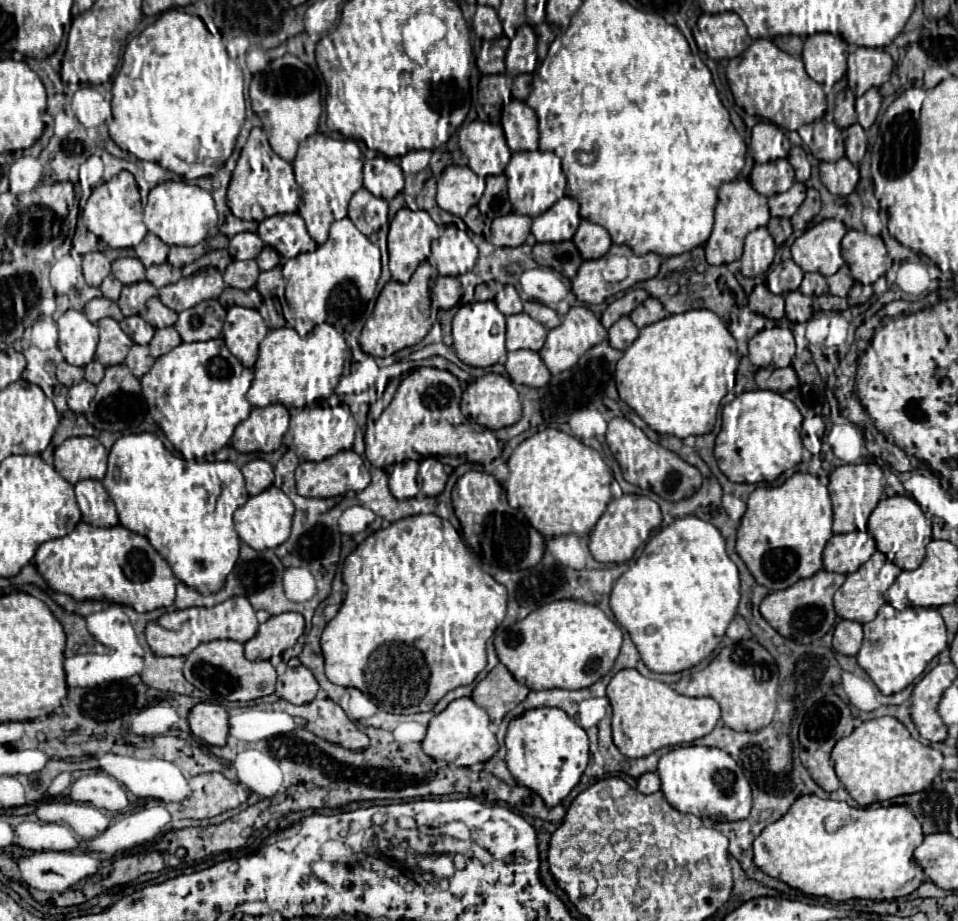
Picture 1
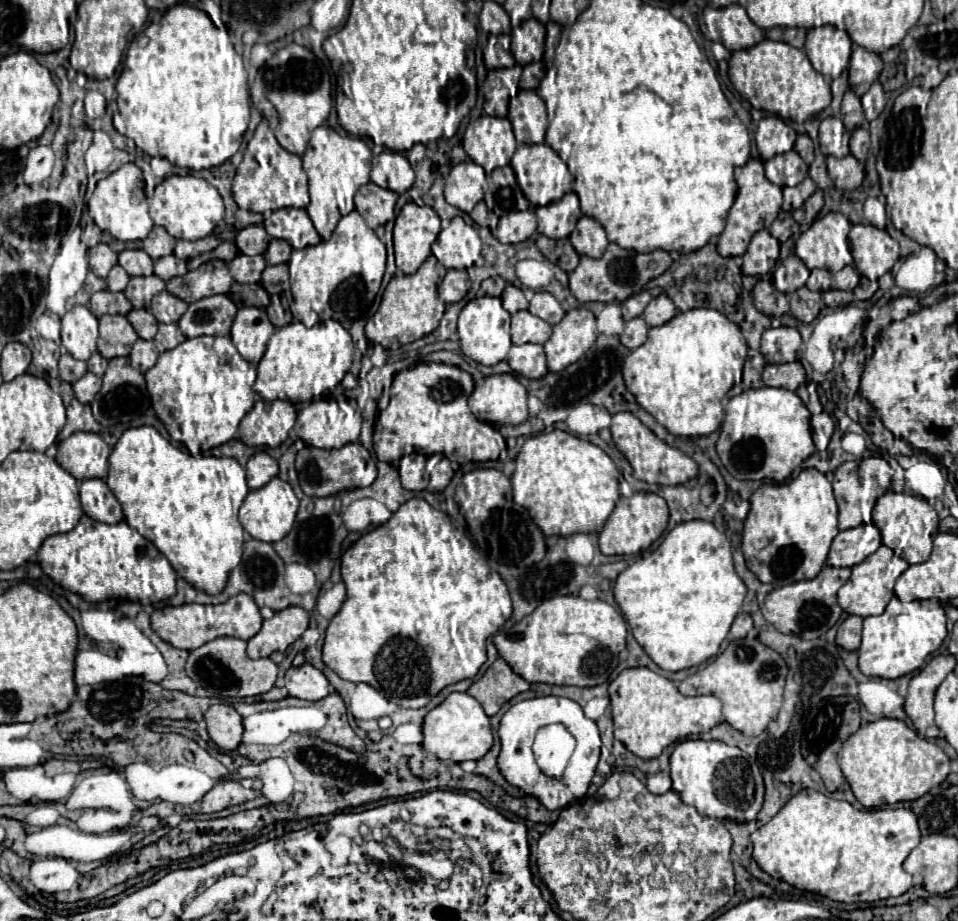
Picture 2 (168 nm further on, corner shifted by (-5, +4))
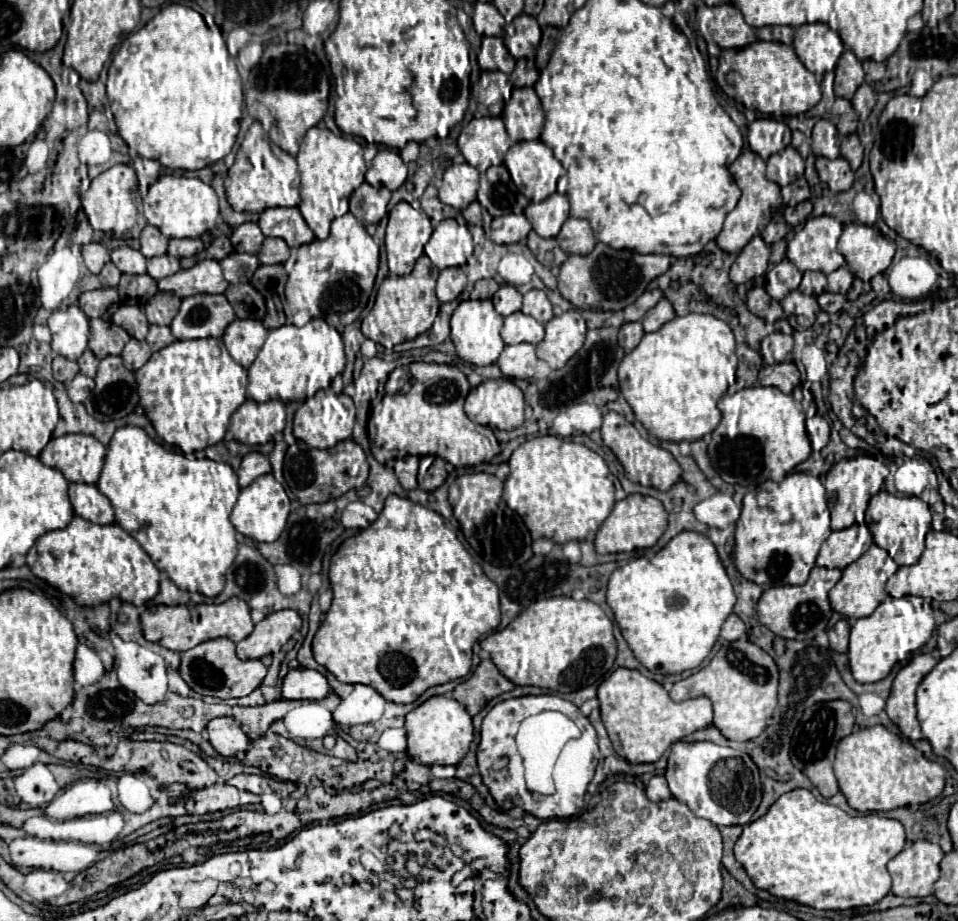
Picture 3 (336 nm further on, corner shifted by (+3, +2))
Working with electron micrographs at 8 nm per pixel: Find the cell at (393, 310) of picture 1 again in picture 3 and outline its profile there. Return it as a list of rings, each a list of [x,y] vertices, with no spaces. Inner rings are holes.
[[[426,254],[418,258],[414,270],[408,276],[390,274],[378,288],[372,312],[362,320],[362,334],[366,338],[372,338],[376,344],[382,344],[386,350],[392,350],[392,346],[414,340],[422,332],[430,330],[442,304],[434,292],[438,274],[440,270],[430,262]]]

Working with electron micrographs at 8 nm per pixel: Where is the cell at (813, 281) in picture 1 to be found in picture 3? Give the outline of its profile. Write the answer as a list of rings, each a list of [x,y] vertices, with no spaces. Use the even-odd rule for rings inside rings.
[[[806,271],[804,278],[800,283],[800,292],[810,294],[810,296],[818,296],[822,294],[827,287],[827,276],[822,272]]]

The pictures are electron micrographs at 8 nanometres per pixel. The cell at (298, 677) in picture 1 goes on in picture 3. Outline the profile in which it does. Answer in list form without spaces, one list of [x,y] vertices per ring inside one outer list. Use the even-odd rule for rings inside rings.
[[[290,670],[282,684],[282,698],[288,700],[322,700],[330,692],[328,680],[318,670]]]

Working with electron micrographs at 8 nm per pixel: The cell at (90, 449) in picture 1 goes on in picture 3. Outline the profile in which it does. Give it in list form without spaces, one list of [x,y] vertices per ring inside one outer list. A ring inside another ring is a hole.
[[[88,434],[52,438],[40,454],[42,464],[56,468],[68,482],[96,484],[104,466],[106,446]]]

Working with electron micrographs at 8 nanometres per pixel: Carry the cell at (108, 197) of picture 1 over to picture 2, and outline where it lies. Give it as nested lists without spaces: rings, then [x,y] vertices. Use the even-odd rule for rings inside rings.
[[[124,164],[122,168],[100,180],[92,198],[88,200],[88,214],[98,228],[110,232],[116,240],[144,240],[152,230],[152,220],[148,216],[142,170],[136,164]]]

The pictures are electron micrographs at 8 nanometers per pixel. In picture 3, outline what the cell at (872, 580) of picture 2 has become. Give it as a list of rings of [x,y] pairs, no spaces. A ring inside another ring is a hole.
[[[872,544],[856,562],[852,562],[852,566],[846,566],[844,572],[842,572],[842,578],[840,582],[830,590],[830,604],[836,612],[844,614],[846,618],[864,618],[864,616],[870,616],[876,606],[886,598],[886,580],[892,576],[898,569],[898,565],[890,556],[886,550],[878,548],[876,544]]]

